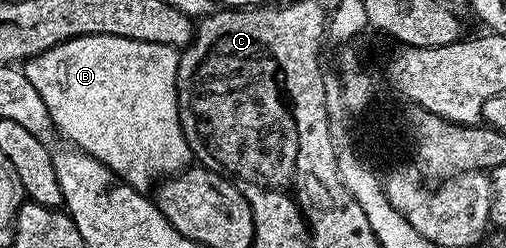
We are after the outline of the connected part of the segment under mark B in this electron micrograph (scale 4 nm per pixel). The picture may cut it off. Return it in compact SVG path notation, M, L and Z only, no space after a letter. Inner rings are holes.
M82 36L74 37L68 41L62 41L49 48L47 52L42 52L39 56L34 56L25 61L24 71L28 82L36 86L40 98L44 100L46 112L50 116L51 125L56 129L57 135L63 141L69 142L82 152L86 152L92 158L99 160L104 166L108 166L114 171L115 177L123 184L130 184L139 190L146 190L150 183L169 178L185 169L191 163L190 147L182 133L180 118L178 117L178 91L176 90L176 78L178 77L178 57L179 49L172 46L164 46L156 42L136 41L132 38L122 38L114 36Z

